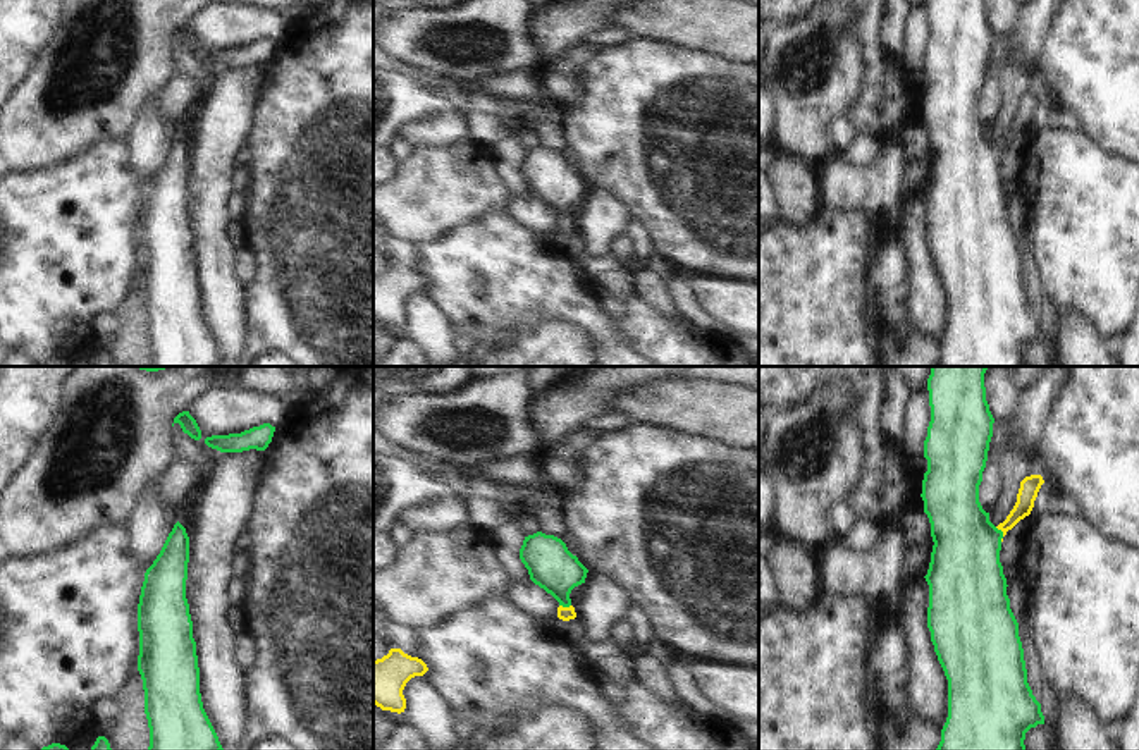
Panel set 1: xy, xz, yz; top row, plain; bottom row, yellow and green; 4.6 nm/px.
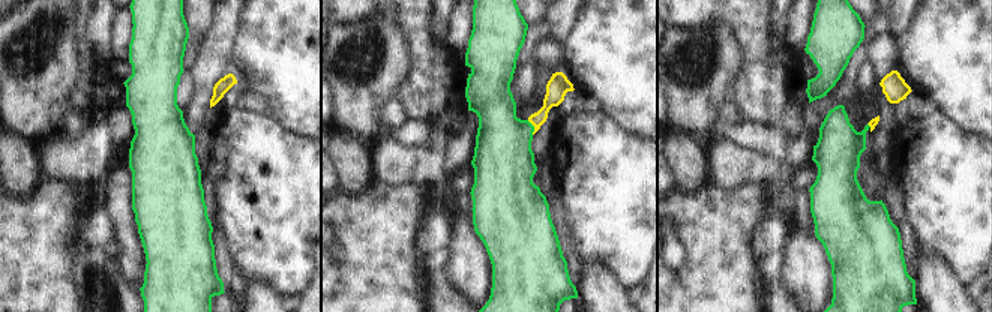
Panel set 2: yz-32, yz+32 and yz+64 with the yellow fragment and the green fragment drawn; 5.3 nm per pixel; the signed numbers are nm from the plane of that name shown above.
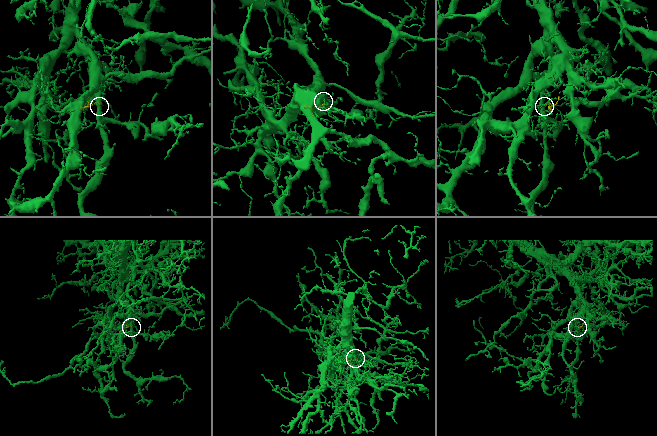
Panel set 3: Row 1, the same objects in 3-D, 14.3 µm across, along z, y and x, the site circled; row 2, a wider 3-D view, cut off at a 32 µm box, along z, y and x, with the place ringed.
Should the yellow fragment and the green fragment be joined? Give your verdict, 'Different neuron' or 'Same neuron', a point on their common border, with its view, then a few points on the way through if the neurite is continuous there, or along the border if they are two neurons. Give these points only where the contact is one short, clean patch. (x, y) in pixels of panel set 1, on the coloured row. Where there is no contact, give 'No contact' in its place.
Same neuron. Touches yellow at yz (1003, 534). Path across: yz (1029, 487), (1024, 506), (1003, 534), (966, 571)

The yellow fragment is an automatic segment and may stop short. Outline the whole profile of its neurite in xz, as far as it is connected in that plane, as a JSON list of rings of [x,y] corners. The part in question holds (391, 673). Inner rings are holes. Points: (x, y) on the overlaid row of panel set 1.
[[[391,649],[387,655],[373,661],[373,704],[382,710],[404,712],[406,698],[403,690],[415,676],[423,676],[427,664],[404,654],[401,649]]]

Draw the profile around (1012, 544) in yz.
[[[1031,514],[1025,516],[1003,537],[1000,562],[1003,566],[1007,585],[1010,585],[1020,573],[1020,556],[1024,549],[1024,540],[1031,526],[1031,519],[1032,519]]]

